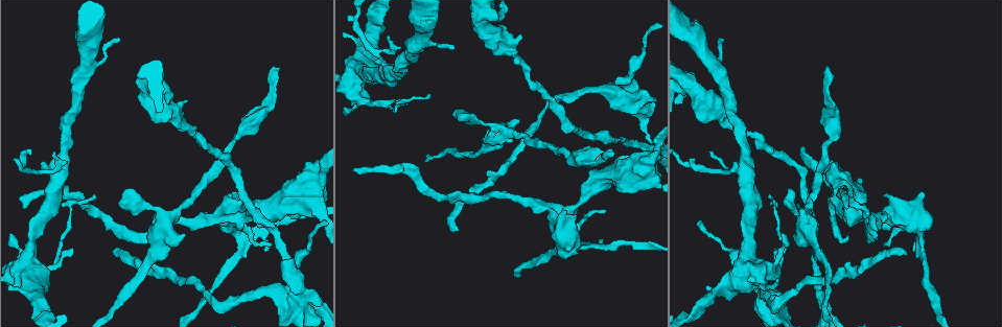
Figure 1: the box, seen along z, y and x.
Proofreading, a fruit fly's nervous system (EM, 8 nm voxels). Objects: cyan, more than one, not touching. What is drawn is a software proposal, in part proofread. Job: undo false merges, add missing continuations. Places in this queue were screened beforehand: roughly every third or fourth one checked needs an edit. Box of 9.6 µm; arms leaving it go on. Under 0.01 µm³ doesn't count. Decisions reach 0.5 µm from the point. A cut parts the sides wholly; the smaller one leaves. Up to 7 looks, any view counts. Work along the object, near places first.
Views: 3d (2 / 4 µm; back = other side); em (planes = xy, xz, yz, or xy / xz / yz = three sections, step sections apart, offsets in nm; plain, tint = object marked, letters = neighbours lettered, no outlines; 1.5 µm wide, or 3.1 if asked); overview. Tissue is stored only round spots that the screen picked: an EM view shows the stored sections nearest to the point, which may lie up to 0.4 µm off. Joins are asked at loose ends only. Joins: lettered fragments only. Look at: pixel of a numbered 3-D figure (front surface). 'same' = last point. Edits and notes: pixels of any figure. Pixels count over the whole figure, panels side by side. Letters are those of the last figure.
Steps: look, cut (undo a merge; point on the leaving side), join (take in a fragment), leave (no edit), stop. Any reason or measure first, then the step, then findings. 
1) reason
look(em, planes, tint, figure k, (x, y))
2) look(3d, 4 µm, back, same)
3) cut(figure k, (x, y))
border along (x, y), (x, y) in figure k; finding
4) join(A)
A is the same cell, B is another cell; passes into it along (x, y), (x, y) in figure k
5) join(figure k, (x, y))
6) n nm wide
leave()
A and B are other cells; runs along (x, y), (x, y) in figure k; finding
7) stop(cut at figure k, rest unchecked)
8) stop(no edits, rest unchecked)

long arm stops here
look(em, planes, letters, figure 1, (278, 70))

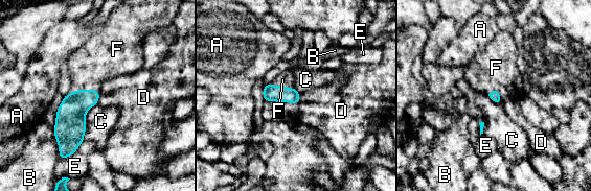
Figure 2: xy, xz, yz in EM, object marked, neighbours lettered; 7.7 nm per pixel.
join(F)
F is the same cell, A, B, C, D and E are other cells; passes into it along (71, 114), (87, 90), (96, 61) in figure 2; it goes on there

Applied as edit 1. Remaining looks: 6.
look(overview)

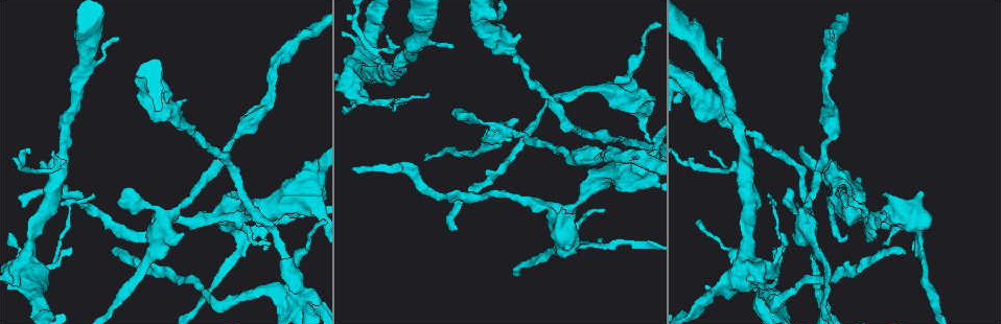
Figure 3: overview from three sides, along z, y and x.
free end
look(em, planes, letters, figure 3, (262, 248))

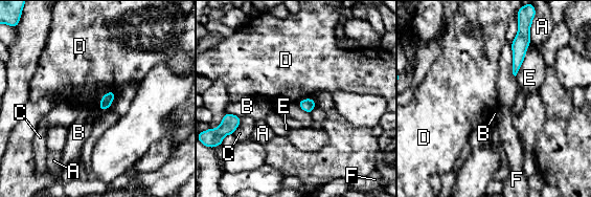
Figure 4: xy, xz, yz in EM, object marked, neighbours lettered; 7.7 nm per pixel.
E touches over 280 nm
leave()
A, B, C, D, E and F are other cells; border along (115, 92), (108, 91), (97, 108) in figure 4; no lettered fragment goes on from it

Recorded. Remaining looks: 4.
branch stops here
look(em, xy, step 8, tint, figure 3, (906, 251))

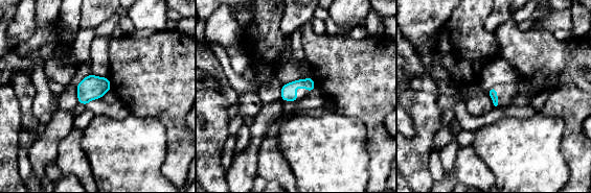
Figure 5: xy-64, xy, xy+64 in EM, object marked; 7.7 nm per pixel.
cut it another way
look(em, planes, letters, same)

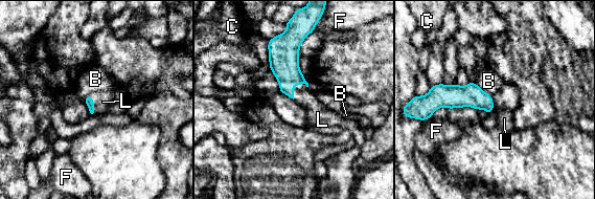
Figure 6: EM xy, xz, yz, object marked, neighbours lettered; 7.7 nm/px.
join(L)
L is the same cell, B, C and F are other cells; passes into it along (283, 58), (293, 88), (316, 110) in figure 6; it goes on there

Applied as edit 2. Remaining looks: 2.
stop(join at figure 2, join at figure 6, rest unchecked)

